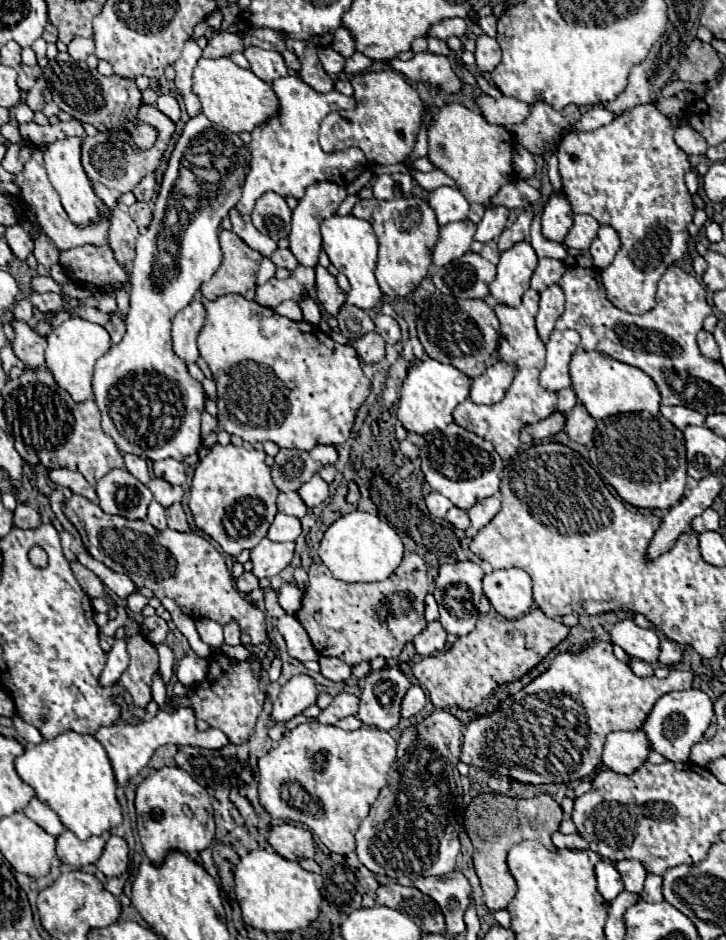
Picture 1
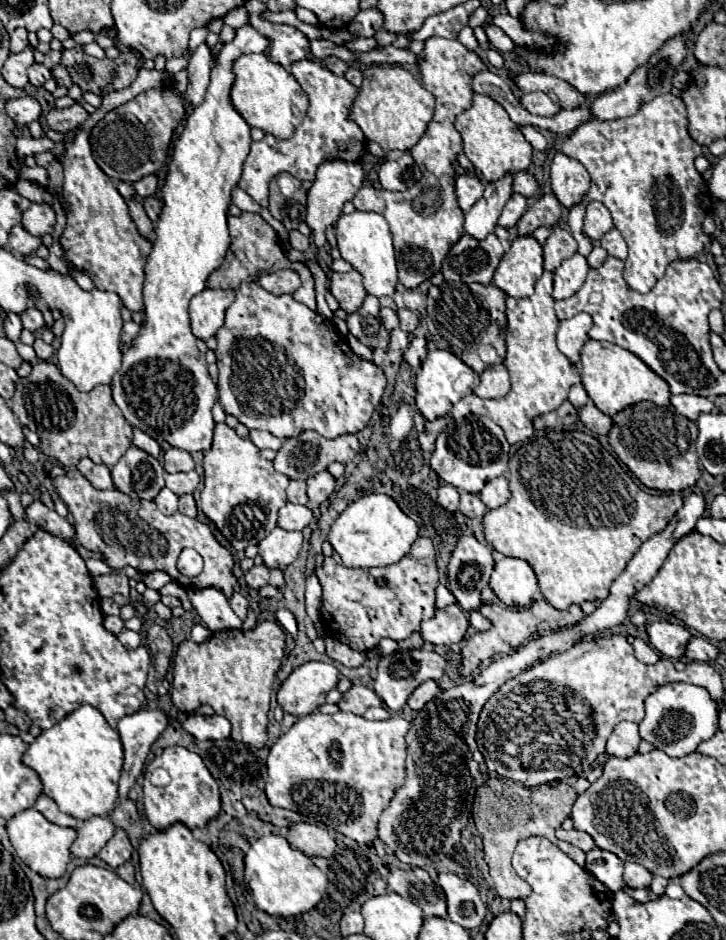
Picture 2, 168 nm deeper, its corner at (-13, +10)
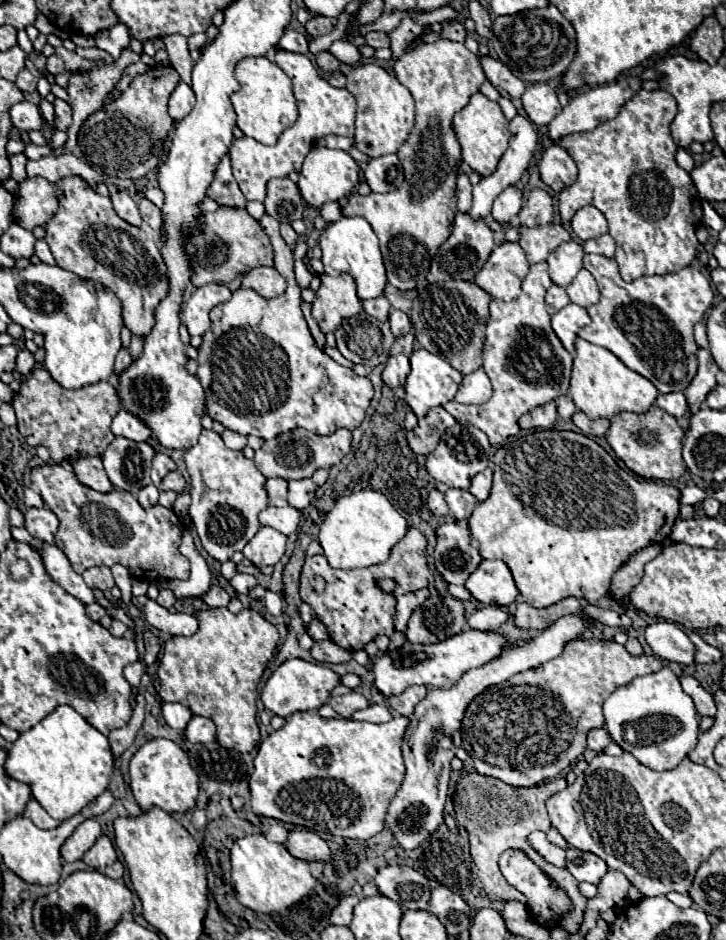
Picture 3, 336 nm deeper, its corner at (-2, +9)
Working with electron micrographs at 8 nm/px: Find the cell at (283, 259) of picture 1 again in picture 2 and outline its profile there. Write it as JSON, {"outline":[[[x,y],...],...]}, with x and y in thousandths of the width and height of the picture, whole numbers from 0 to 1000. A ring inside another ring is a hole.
{"outline":[[[401,245],[398,247],[398,260],[401,260],[401,264],[420,268],[426,264],[426,253],[417,251],[412,245]]]}

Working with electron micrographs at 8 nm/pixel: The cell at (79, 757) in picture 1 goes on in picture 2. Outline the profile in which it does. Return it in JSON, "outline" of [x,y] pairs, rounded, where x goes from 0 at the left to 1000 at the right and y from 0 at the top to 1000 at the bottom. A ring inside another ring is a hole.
{"outline":[[[123,749],[109,751],[76,772],[59,777],[32,802],[32,813],[54,823],[59,845],[70,847],[81,855],[81,862],[101,870],[123,872],[128,868],[147,868],[158,860],[169,794],[161,777],[156,777],[142,760]]]}

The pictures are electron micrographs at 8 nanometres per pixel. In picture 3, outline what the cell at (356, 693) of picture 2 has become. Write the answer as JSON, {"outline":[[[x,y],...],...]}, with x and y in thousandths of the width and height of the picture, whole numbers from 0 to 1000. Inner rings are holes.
{"outline":[[[482,735],[479,739],[471,739],[471,741],[455,741],[452,748],[474,765],[482,765],[485,759],[493,756],[493,754],[504,754],[507,752],[504,741],[499,737],[493,737],[493,735]]]}

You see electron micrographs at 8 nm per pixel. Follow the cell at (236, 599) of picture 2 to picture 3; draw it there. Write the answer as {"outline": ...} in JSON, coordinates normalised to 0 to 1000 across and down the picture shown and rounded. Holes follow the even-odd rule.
{"outline":[[[292,622],[289,629],[278,635],[278,639],[287,644],[287,646],[314,646],[317,641],[317,633],[303,624],[303,622]]]}

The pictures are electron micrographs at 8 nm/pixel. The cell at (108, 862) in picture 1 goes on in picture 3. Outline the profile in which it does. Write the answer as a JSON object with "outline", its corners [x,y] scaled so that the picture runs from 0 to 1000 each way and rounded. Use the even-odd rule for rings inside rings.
{"outline":[[[138,888],[129,901],[113,912],[113,916],[127,924],[140,927],[146,920],[154,920],[160,916],[160,903],[146,888]]]}

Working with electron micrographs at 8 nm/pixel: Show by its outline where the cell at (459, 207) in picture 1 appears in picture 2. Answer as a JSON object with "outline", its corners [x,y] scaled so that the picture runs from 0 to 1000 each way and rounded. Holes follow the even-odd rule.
{"outline":[[[638,185],[629,189],[627,202],[629,202],[629,213],[632,213],[632,219],[638,226],[643,226],[665,209],[665,200],[668,198],[654,187]]]}

